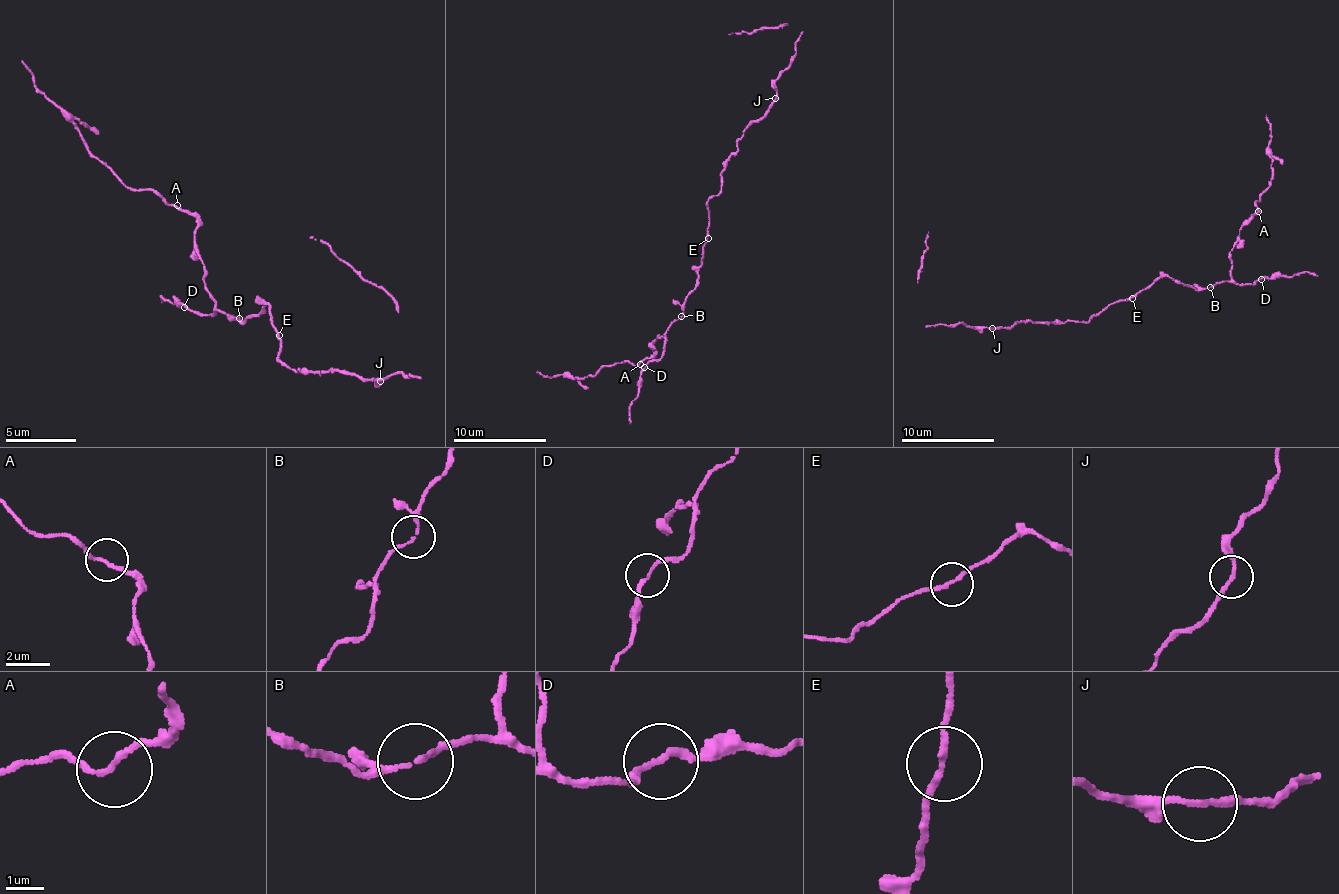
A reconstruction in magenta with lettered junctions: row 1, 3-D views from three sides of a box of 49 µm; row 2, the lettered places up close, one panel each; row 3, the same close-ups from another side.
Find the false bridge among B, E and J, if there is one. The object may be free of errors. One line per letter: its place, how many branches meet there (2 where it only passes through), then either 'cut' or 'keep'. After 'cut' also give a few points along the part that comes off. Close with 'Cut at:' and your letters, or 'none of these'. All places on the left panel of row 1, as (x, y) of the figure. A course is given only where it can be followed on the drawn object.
B: at (239, 318); 2 branches meet; keep
E: at (279, 335); 2 branches meet; keep
J: at (380, 381); 2 branches meet; keep
Cut at: none of these

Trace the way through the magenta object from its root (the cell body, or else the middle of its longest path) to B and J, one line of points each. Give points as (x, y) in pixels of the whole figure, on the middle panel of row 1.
B: (708, 238), (696, 287), (682, 304), (682, 315)
J: (708, 238), (708, 201), (722, 189), (724, 163), (738, 149), (738, 140), (743, 133), (766, 112), (775, 98)

